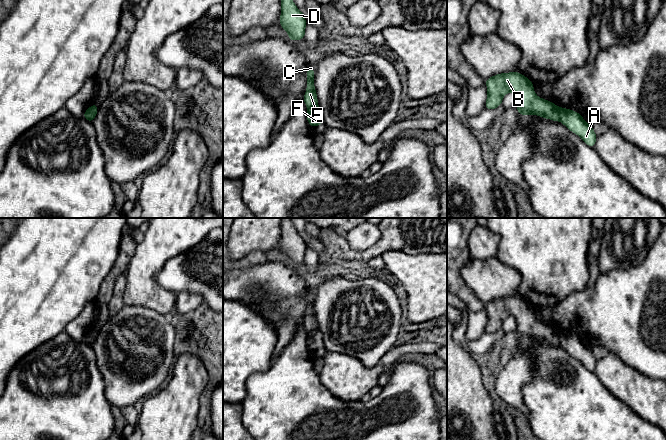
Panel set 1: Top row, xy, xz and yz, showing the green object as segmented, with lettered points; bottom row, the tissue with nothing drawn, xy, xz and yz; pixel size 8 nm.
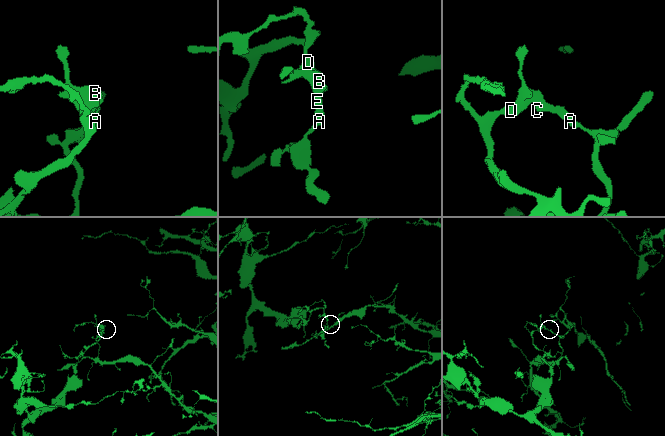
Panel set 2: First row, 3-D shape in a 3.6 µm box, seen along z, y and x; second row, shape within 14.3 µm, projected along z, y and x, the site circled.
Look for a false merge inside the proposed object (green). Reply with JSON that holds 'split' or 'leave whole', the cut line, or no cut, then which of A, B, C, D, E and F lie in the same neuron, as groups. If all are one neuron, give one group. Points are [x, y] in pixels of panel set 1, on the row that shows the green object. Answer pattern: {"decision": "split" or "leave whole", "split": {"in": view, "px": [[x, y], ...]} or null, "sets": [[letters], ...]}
{"decision": "split", "split": {"in": "yz", "px": [[558, 107], [559, 120]]}, "sets": [["A", "F"], ["B", "C", "D", "E"]]}

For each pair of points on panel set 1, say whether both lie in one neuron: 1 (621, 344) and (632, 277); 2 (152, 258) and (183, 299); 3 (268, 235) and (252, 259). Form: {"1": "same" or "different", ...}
{"1": "same", "2": "different", "3": "different"}

